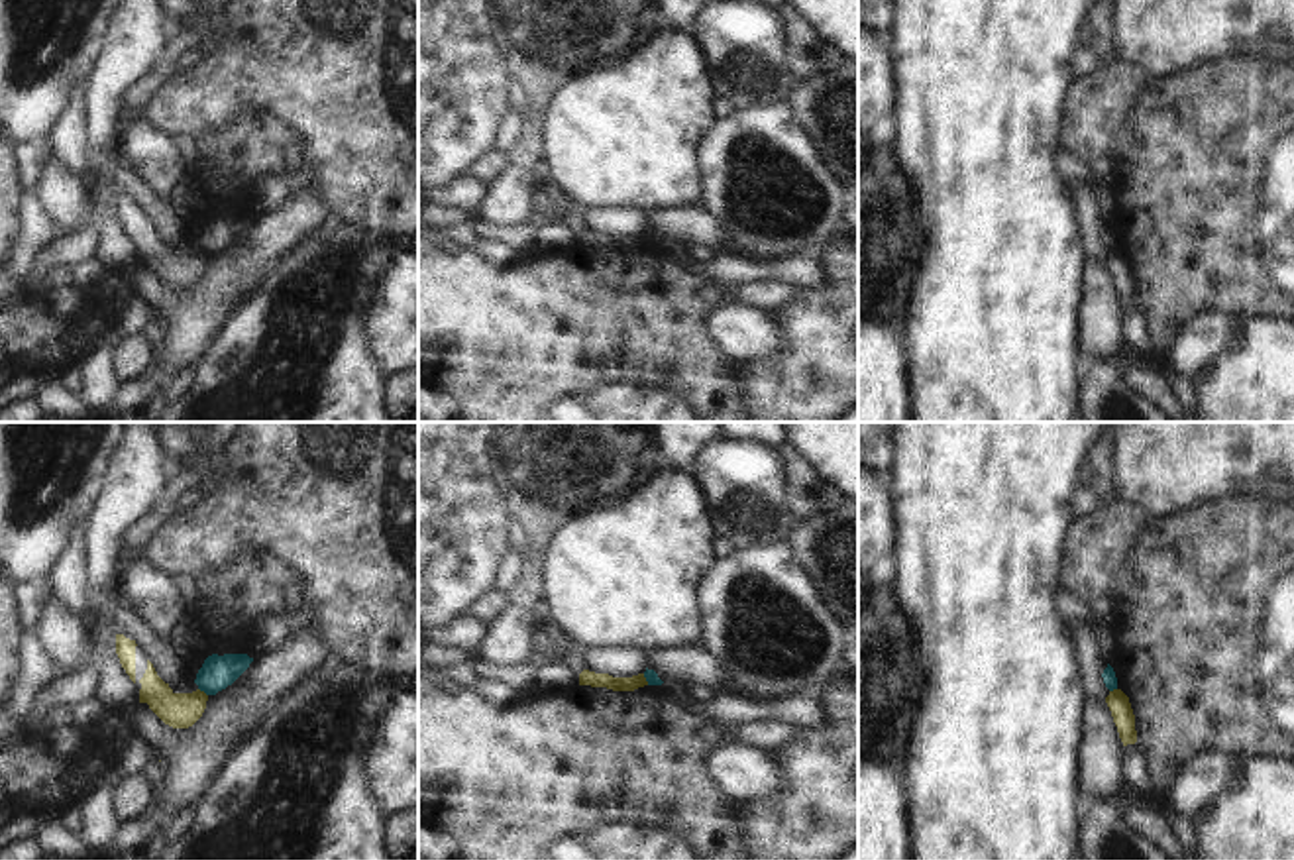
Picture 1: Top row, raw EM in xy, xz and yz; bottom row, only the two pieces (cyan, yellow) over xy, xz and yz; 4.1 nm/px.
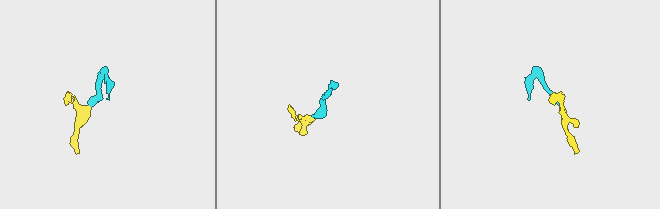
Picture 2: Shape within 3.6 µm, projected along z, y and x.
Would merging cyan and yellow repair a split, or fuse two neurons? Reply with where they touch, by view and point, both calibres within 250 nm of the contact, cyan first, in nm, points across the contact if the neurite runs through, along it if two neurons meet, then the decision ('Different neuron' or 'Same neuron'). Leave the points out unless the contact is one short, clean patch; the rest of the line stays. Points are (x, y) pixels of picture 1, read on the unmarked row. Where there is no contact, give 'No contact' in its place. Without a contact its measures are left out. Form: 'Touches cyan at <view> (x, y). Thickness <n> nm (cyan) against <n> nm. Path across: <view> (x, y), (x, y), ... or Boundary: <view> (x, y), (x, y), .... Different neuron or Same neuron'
Touches cyan at xy (203, 250). Thickness 140 nm (cyan) against 140 nm. Boundary: xy (199, 248), (207, 256). Different neuron

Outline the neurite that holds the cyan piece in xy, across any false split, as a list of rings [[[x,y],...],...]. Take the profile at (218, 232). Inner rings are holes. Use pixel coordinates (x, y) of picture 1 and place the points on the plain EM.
[[[212,214],[204,220],[196,234],[194,243],[206,255],[216,255],[218,251],[232,245],[253,222],[247,214]]]

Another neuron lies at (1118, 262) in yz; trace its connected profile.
[[[1121,249],[1109,251],[1105,263],[1111,271],[1123,306],[1137,302],[1135,275],[1129,257]]]

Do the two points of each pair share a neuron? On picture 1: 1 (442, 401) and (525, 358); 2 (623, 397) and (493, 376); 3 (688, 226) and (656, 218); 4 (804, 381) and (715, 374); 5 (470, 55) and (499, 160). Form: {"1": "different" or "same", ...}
{"1": "different", "2": "same", "3": "same", "4": "different", "5": "different"}

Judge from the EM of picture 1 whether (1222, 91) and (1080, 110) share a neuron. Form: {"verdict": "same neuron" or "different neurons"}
{"verdict": "different neurons"}

